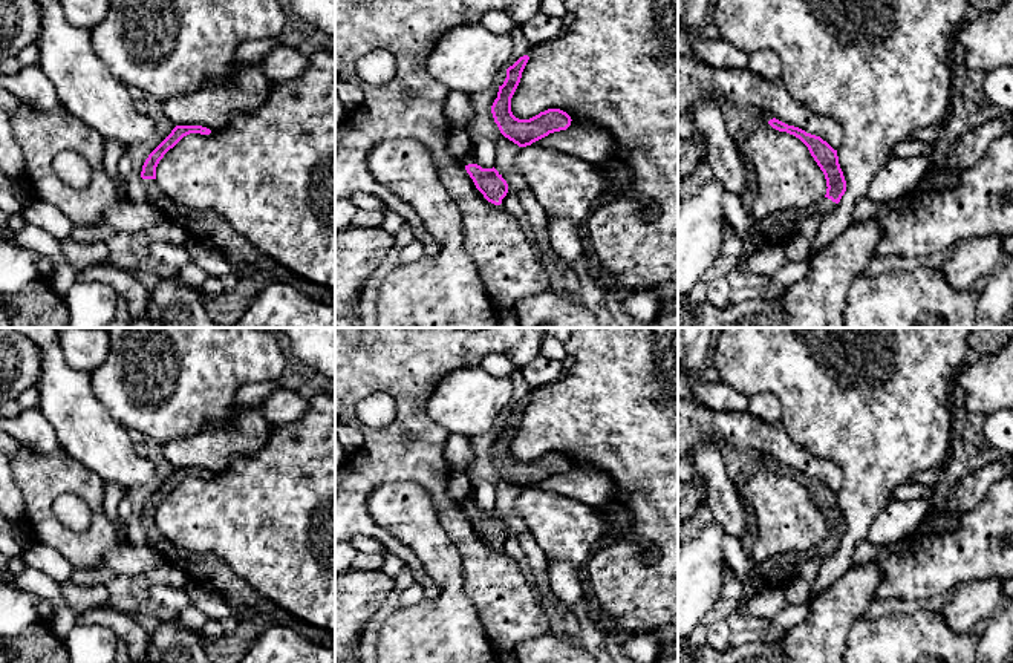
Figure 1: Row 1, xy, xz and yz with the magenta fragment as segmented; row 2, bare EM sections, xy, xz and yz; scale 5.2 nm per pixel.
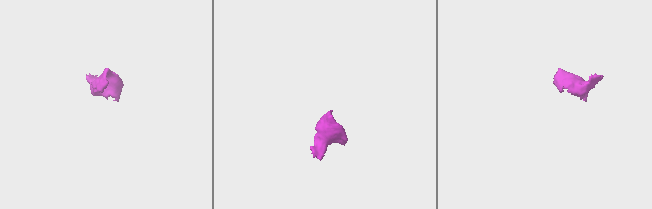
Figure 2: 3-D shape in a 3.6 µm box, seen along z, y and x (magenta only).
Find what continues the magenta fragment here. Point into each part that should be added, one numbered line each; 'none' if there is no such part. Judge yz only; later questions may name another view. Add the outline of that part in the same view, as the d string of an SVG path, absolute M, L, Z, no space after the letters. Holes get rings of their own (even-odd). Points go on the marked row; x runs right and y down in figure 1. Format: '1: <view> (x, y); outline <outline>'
1: yz (778, 228); outline M828 198L809 208L788 208L777 211L754 222L756 230L765 239L765 243L785 245L796 230L806 222L819 222L835 211L839 204Z

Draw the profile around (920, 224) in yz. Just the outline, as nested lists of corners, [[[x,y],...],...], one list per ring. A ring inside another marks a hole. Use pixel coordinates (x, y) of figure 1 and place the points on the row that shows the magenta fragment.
[[[1013,133],[996,138],[984,158],[969,170],[958,173],[955,187],[943,191],[912,190],[906,196],[886,204],[878,204],[865,196],[851,217],[852,222],[872,220],[880,225],[881,236],[875,256],[901,256],[907,259],[929,257],[970,237],[1013,236]]]

